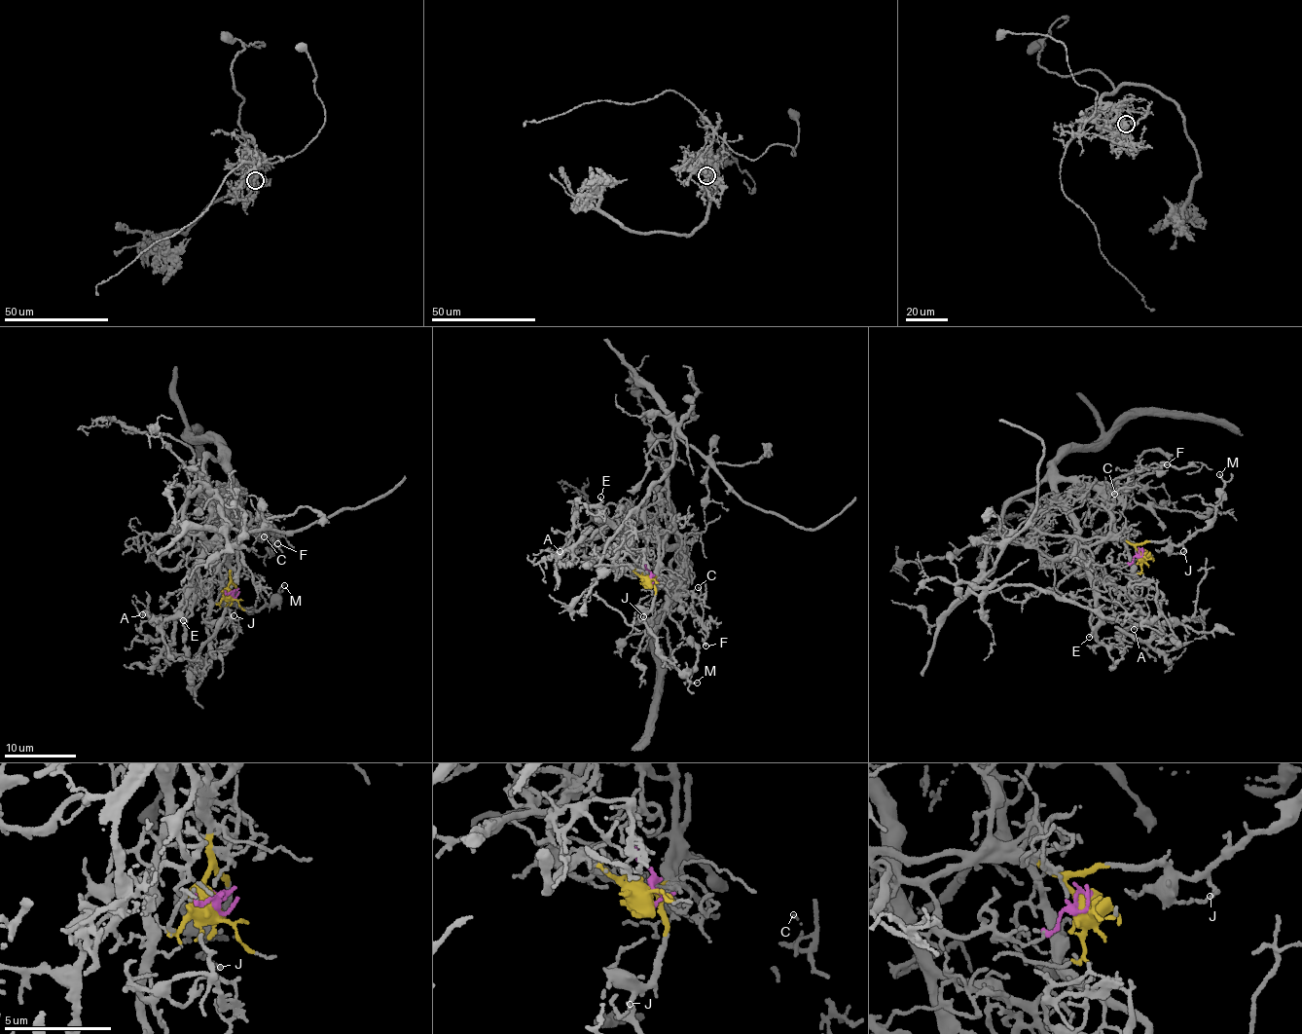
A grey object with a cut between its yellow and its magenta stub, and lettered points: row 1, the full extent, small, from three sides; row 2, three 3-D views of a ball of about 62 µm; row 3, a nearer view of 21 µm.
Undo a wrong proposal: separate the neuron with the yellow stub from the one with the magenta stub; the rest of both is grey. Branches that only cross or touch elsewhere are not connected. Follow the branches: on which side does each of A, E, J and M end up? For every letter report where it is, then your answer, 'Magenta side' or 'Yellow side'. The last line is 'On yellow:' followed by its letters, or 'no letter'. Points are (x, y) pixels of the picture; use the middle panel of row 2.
A: Place: (560, 551). Magenta side
E: Place: (600, 497). Magenta side
J: Place: (643, 616). Yellow side
M: Place: (697, 683). Yellow side
On yellow: J, M

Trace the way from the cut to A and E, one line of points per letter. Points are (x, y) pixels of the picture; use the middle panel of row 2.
A: (651, 582), (652, 574), (641, 563), (646, 539), (592, 507), (577, 513), (571, 538), (564, 552), (560, 551)
E: (651, 582), (655, 581), (652, 574), (641, 563), (646, 539), (599, 513), (600, 497)

